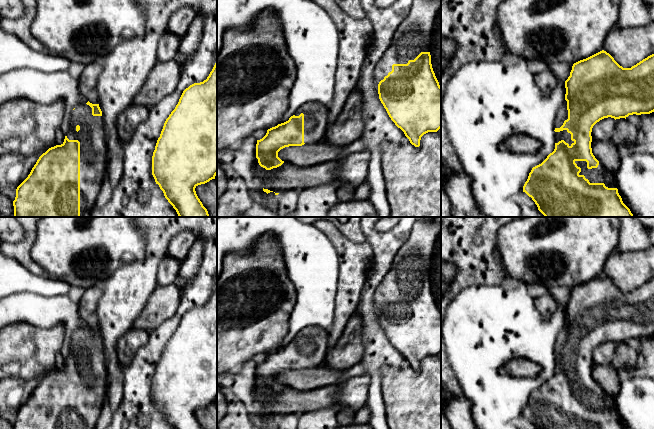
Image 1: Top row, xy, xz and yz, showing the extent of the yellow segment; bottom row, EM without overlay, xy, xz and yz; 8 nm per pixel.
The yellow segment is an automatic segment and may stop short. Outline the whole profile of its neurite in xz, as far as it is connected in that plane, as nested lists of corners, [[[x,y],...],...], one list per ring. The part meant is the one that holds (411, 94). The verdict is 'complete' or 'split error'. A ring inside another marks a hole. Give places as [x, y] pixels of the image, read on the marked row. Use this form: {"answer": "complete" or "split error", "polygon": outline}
{"answer": "split error", "polygon": [[[414,0],[407,17],[374,71],[381,103],[410,143],[420,146],[421,137],[441,128],[441,86],[431,64],[430,44],[441,0]]]}

